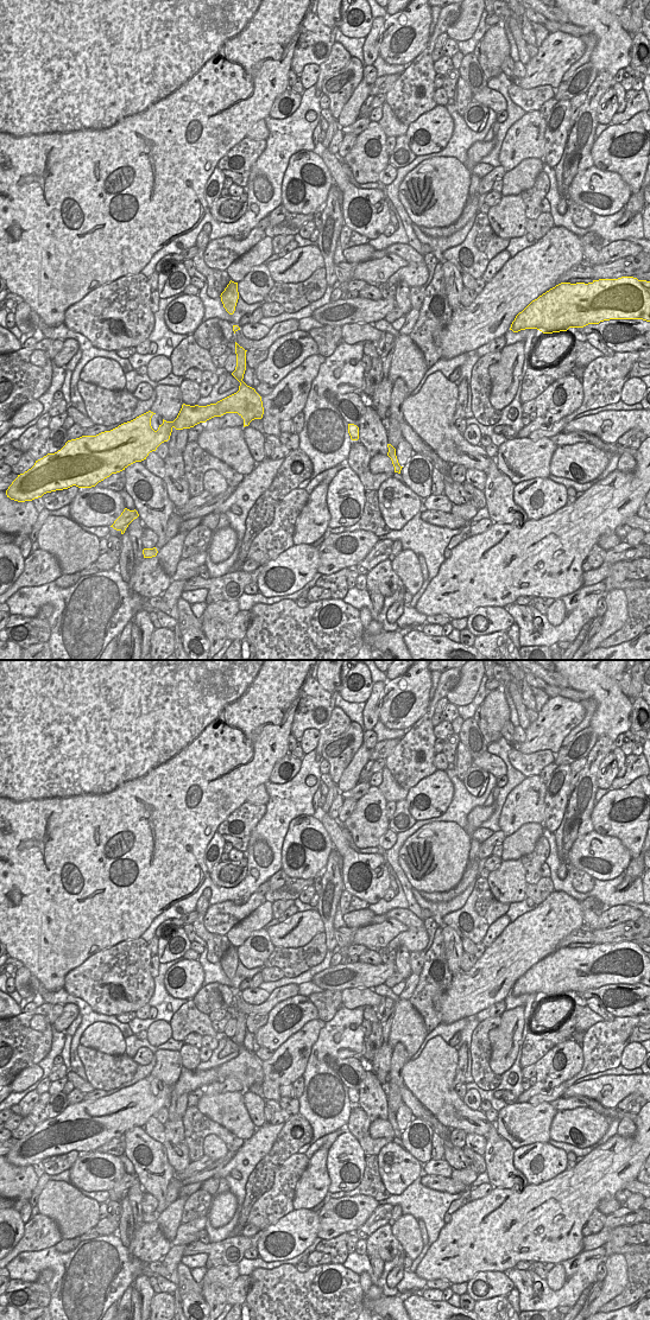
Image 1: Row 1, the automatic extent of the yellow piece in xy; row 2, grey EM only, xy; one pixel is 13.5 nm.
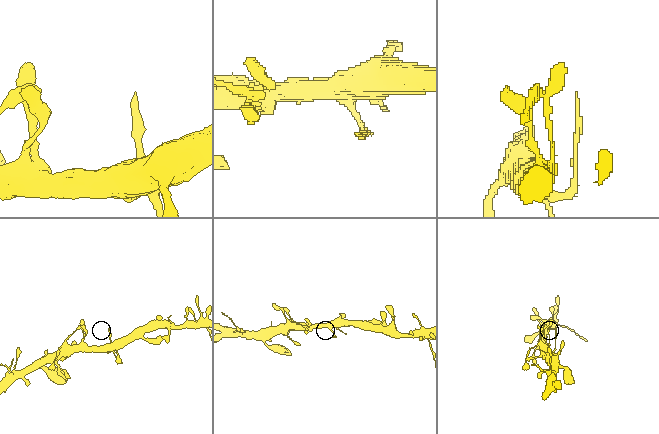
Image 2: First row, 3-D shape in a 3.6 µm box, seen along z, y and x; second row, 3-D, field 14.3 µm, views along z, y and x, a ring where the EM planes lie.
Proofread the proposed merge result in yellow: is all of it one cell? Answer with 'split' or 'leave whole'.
leave whole

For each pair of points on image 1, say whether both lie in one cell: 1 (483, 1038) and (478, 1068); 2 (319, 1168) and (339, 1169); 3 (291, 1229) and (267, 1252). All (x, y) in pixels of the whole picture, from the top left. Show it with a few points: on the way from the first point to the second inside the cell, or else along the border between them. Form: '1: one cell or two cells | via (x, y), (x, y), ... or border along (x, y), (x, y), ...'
1: one cell | via (480, 1045), (480, 1061)
2: two cells | border along (327, 1149), (328, 1191)
3: one cell | via (281, 1230), (269, 1232), (263, 1242)

